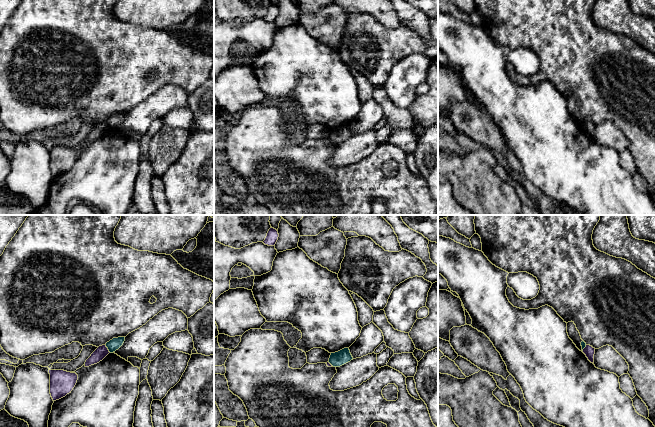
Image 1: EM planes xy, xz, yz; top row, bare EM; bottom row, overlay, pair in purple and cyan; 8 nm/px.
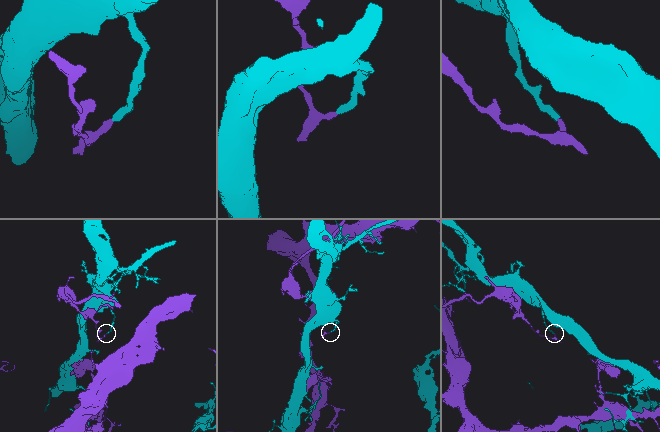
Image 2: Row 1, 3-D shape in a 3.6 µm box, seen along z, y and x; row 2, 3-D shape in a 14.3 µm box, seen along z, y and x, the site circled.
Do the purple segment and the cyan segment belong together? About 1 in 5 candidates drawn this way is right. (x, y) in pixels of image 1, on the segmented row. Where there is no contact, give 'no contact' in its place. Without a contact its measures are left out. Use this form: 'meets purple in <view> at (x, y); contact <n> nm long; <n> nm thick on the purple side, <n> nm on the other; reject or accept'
meets purple in xy at (107, 349); contact 80 nm long; 100 nm thick on the purple side, 90 nm on the other; reject

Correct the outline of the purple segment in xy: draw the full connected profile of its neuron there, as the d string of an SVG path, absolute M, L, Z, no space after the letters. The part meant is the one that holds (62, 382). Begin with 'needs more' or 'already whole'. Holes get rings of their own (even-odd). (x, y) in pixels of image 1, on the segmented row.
already whole; M49 370L50 394L53 401L59 400L71 393L75 387L78 375L64 370Z

